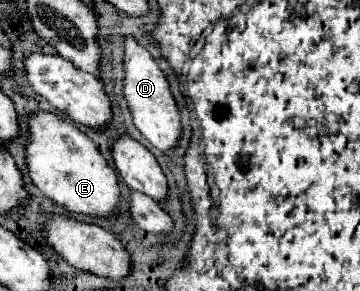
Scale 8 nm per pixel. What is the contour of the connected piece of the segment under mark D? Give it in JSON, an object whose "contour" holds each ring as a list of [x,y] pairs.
{"contour":[[[123,36],[123,70],[125,70],[125,80],[123,80],[123,98],[127,100],[129,112],[133,116],[133,124],[137,130],[159,150],[169,150],[177,144],[181,126],[179,126],[179,112],[175,106],[175,100],[169,92],[169,82],[165,74],[159,70],[157,62],[151,58],[151,54],[137,44],[133,36]]]}

